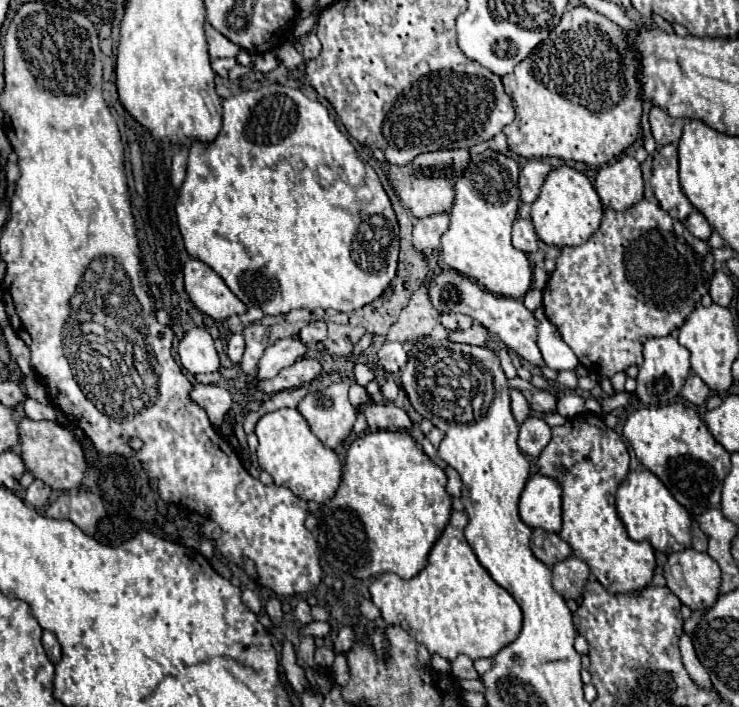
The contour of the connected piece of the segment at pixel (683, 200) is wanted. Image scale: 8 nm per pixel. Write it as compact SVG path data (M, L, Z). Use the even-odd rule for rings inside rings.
M664 145L654 153L650 183L660 207L670 217L684 223L692 213L692 203L684 195L678 181L678 151L674 145Z

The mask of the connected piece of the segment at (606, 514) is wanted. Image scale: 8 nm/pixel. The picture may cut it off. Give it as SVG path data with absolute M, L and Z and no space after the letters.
M594 413L570 417L564 425L552 427L552 439L536 459L538 471L562 485L562 529L560 537L572 547L574 555L588 563L592 575L610 593L640 591L650 585L656 561L654 549L646 541L632 541L616 513L614 495L628 475L630 455L622 437L606 427Z

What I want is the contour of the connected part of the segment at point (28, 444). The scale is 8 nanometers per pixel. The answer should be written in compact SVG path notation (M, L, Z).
M28 417L20 421L18 431L20 431L24 465L36 479L42 479L46 485L50 485L56 491L76 489L82 483L86 473L86 461L80 443L74 439L70 431L66 431L62 425L52 421L32 421Z

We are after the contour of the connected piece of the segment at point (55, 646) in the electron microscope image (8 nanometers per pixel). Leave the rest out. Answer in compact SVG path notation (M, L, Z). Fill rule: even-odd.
M44 631L44 633L42 633L42 645L44 645L46 655L50 657L50 661L56 665L56 663L62 659L62 653L60 653L60 643L58 643L58 639L54 637L54 633Z

